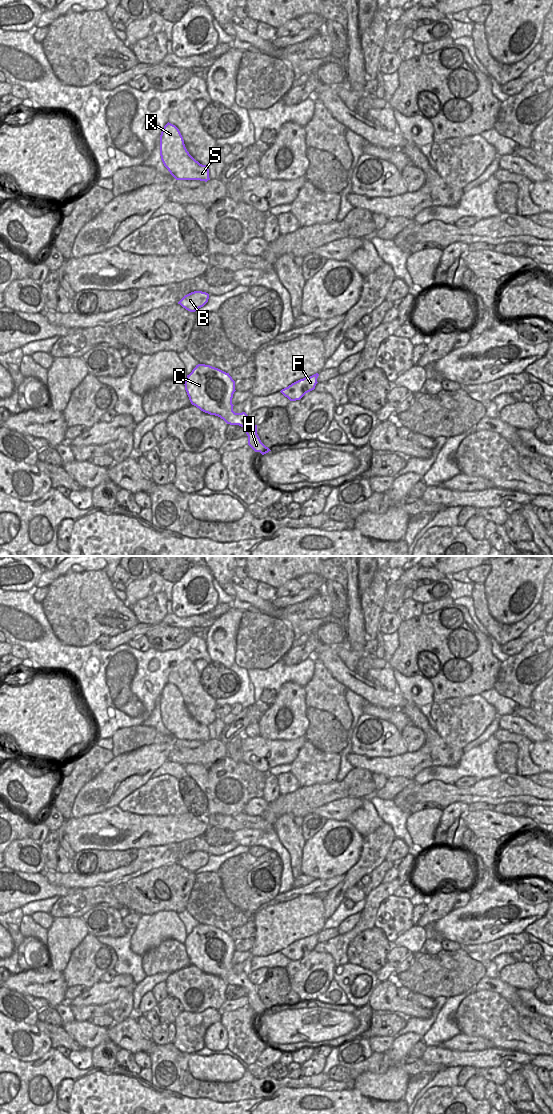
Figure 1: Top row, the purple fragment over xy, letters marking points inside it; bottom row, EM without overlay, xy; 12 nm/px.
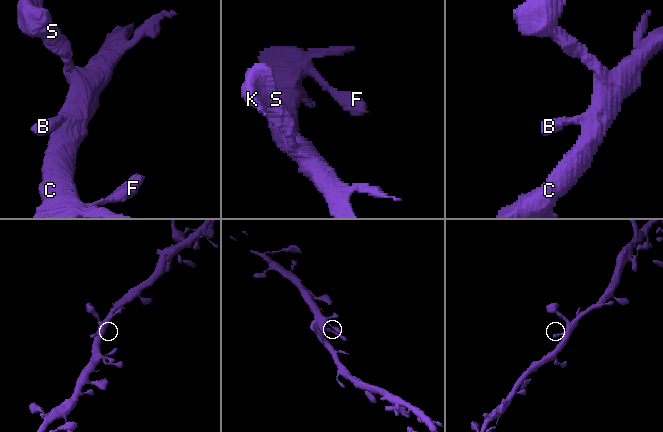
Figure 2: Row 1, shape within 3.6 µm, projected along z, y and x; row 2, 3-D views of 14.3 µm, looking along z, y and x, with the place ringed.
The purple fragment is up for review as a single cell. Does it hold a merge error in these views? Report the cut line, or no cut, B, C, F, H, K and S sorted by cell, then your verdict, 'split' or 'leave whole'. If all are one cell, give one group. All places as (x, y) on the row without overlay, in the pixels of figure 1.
no cut | B C F H K S | leave whole

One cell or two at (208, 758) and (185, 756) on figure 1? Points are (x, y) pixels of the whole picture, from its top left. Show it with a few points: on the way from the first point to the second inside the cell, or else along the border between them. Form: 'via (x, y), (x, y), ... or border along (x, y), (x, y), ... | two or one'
via (202, 756), (191, 756) | one

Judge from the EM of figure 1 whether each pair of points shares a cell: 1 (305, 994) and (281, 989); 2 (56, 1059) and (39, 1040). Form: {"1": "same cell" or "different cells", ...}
{"1": "different cells", "2": "different cells"}

